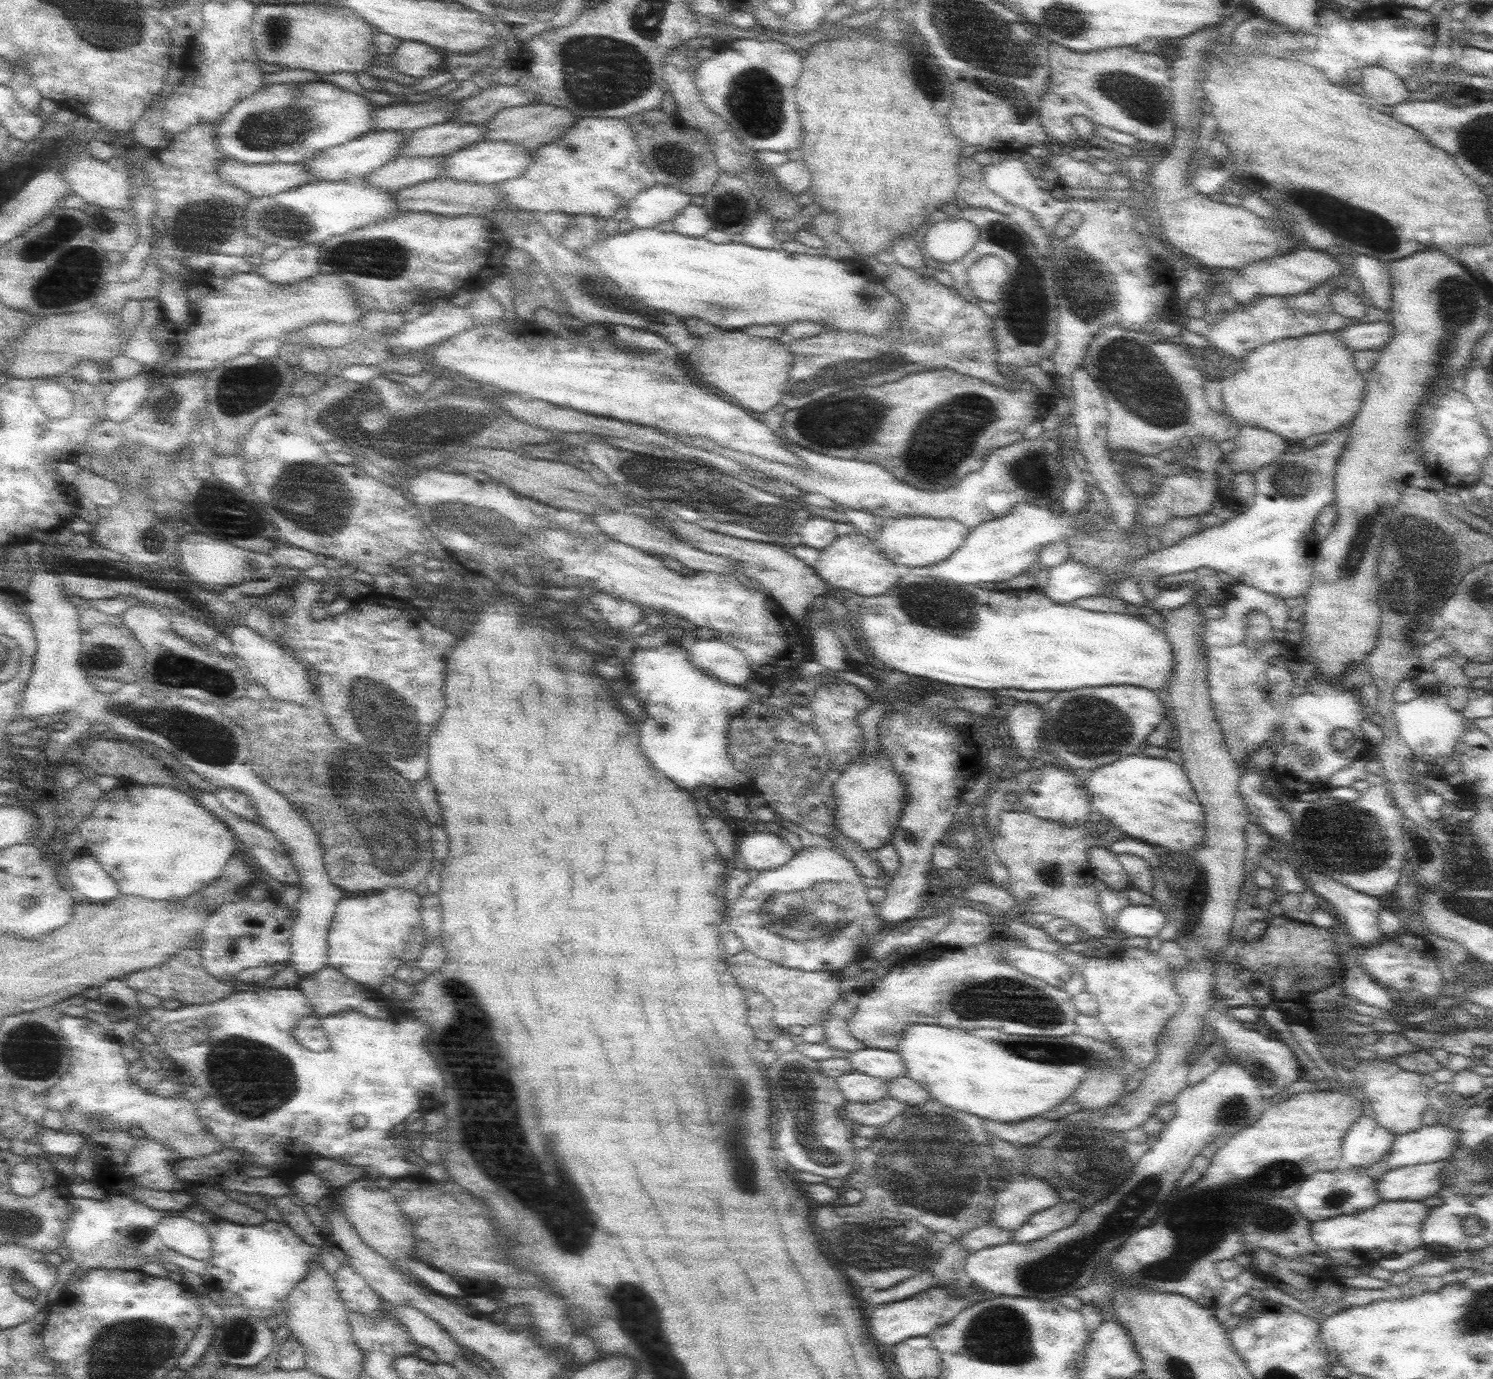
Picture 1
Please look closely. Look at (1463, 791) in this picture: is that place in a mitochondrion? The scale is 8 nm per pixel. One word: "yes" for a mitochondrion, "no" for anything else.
no

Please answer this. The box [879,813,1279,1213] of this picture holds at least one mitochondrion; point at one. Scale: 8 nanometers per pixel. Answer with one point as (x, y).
(1006, 999)

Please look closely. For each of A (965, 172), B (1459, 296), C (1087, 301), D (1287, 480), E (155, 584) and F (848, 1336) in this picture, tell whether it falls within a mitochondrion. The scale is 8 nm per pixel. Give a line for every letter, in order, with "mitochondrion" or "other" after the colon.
A: other
B: mitochondrion
C: mitochondrion
D: mitochondrion
E: other
F: other

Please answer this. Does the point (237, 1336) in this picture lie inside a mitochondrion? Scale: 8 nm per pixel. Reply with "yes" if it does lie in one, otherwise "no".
yes

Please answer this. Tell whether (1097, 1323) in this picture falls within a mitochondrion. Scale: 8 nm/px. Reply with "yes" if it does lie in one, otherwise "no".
no

